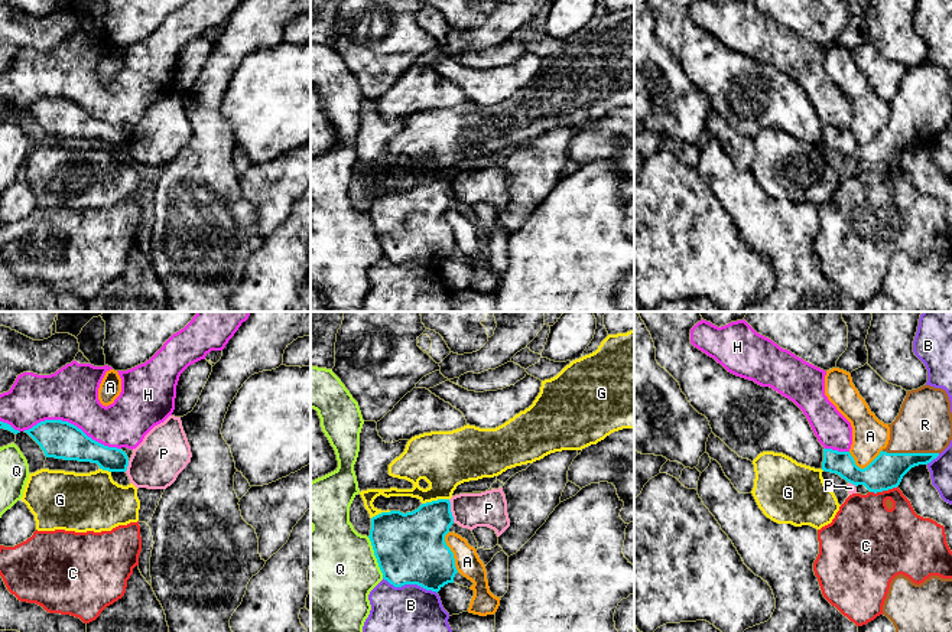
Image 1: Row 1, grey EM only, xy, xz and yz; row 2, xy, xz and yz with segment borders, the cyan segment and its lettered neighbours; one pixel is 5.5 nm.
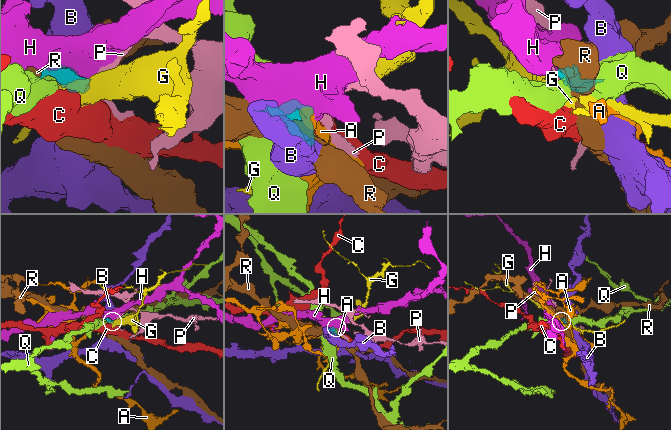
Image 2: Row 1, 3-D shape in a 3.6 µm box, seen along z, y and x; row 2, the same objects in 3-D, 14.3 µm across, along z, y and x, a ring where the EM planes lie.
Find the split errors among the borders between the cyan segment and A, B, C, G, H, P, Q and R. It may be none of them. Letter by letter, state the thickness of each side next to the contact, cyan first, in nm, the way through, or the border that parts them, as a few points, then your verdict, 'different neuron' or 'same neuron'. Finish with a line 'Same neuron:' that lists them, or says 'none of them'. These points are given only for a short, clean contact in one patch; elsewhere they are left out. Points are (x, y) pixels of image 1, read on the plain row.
A: calibres 400 and 140 nm; border xz (448, 208), (445, 221), (452, 230), (454, 243), (458, 248); different neuron
B: calibres 400 and 460 nm; border xz (383, 254), (395, 263), (419, 261), (436, 270); different neuron
C: calibres 190 and 360 nm; border yz (897, 162), (870, 169); different neuron
G: calibres 320 and 320 nm; border xz (448, 175), (422, 181); different neuron
H: calibres 220 and 300 nm; different neuron
P: calibres 320 and 200 nm; way xz (415, 217), (441, 191), (449, 188), (489, 185); same neuron
Q: calibres 400 and 480 nm; different neuron
R: calibres 190 and 300 nm; different neuron
Same neuron: P

